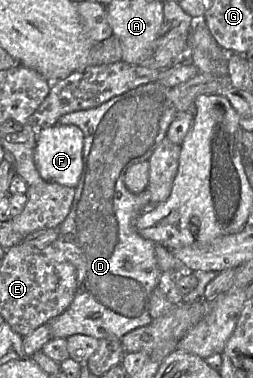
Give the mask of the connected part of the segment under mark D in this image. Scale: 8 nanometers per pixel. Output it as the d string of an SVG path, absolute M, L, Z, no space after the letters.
M158 81L138 85L103 104L64 114L60 124L78 126L84 134L83 169L71 209L58 226L58 238L51 245L61 252L76 270L76 292L69 307L47 324L53 338L67 339L83 334L96 339L120 340L136 328L151 323L150 296L165 271L189 272L183 262L159 243L141 237L134 222L150 205L149 190L135 193L125 185L127 169L136 163L149 161L154 150L167 137L168 128L177 115L170 98L170 89Z

